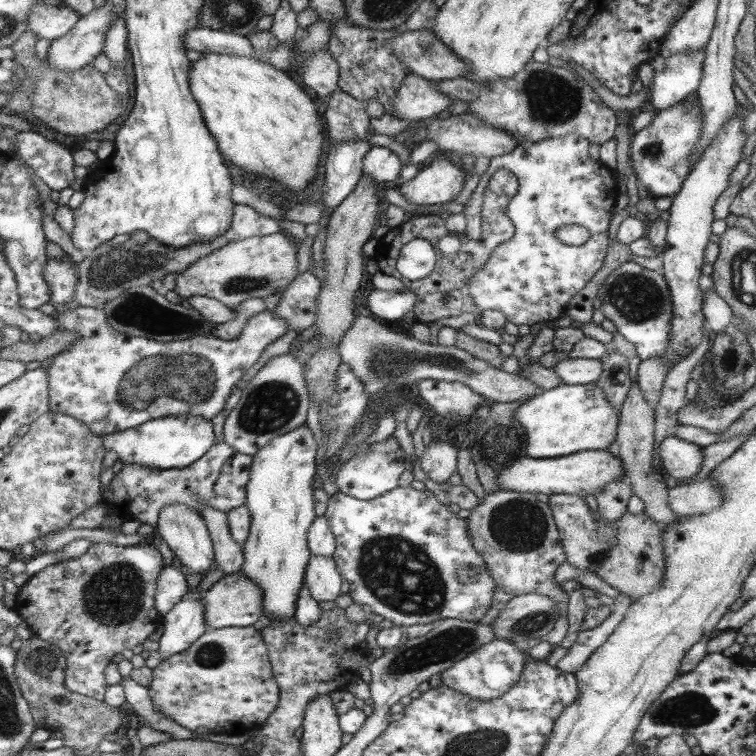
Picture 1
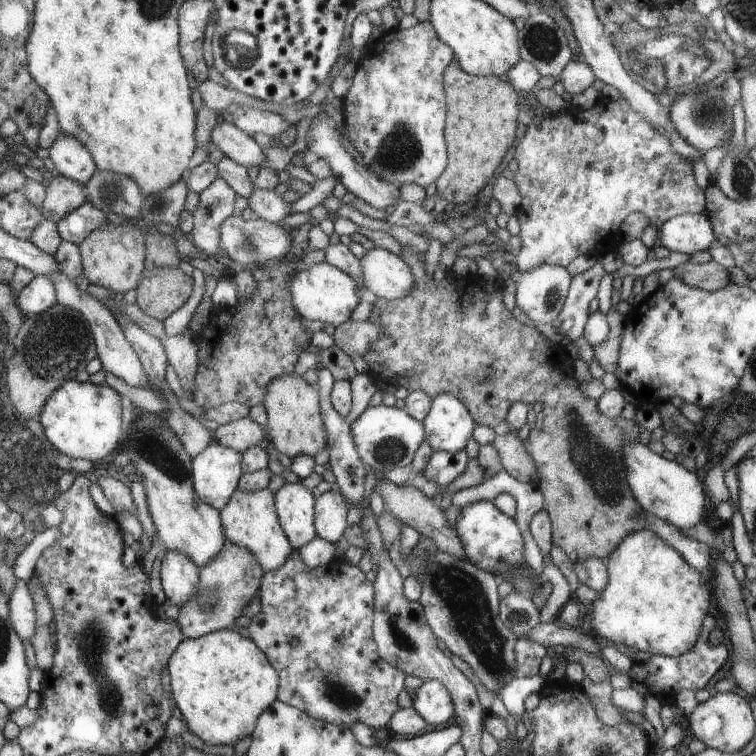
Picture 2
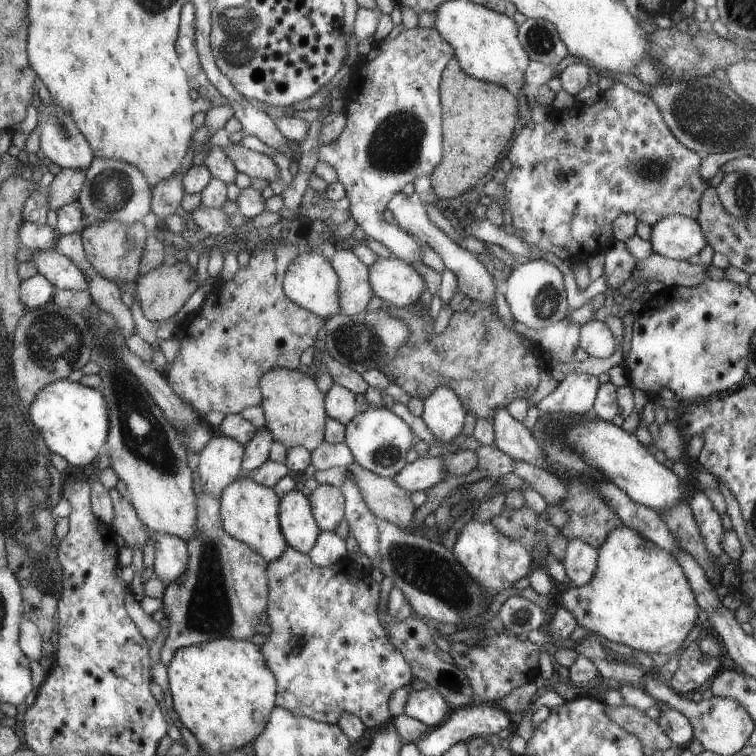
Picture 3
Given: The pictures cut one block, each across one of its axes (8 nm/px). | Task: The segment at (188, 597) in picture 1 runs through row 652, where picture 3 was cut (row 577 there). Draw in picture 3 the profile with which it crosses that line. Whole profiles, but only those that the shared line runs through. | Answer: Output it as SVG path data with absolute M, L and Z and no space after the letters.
M153 533L153 574L164 585L182 577L186 571L189 553L186 542L171 533Z

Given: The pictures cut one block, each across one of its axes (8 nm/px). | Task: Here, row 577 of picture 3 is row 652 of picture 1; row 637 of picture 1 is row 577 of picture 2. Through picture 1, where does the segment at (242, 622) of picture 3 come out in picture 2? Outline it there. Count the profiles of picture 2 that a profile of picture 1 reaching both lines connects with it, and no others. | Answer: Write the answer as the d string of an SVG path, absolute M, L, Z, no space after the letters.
M226 540L219 555L199 568L195 596L191 596L187 604L177 606L178 613L174 621L182 628L183 638L189 640L218 630L235 629L234 623L238 620L235 616L245 606L245 602L257 592L261 574L263 568L253 553Z

